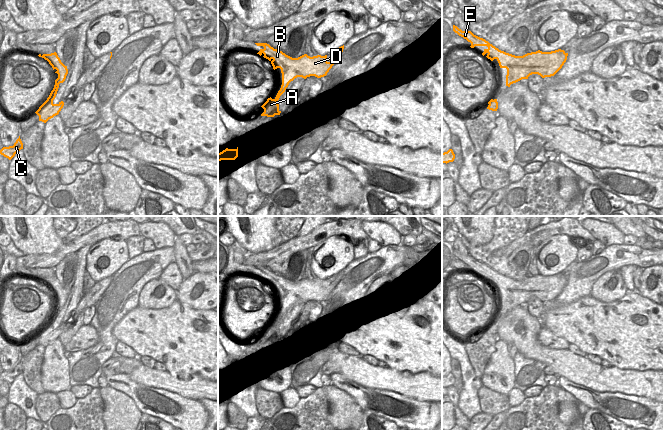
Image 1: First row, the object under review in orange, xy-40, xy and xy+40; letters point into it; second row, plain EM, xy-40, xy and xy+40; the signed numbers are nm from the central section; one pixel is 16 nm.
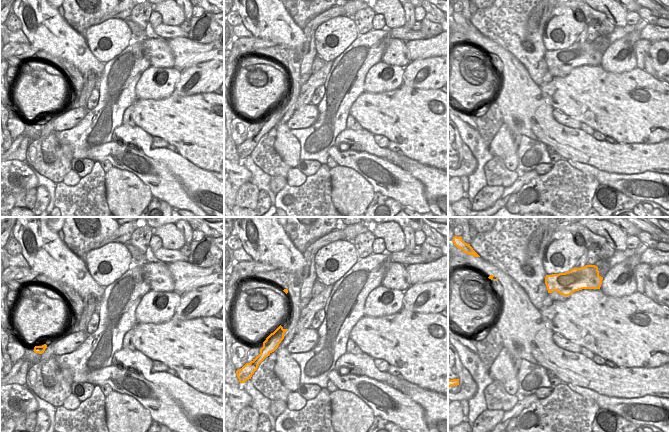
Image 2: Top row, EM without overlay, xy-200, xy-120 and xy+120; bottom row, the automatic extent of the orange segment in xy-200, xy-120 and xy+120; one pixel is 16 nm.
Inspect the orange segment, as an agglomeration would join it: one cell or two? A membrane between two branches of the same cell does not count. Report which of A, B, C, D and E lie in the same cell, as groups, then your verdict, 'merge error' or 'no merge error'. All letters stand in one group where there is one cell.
A C / B D E | merge error

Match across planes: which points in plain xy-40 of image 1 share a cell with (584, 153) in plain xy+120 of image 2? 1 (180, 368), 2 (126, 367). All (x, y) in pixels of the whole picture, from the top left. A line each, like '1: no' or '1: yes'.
1: no
2: no

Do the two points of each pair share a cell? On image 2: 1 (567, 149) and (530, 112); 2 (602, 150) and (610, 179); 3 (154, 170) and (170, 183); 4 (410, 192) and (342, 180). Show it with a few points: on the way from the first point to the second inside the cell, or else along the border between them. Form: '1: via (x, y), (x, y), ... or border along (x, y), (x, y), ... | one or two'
1: via (558, 140), (539, 121) | one
2: border along (586, 163), (608, 172), (631, 174) | two
3: via (158, 174), (166, 182) | one
4: border along (353, 170), (357, 171), (372, 186), (374, 193) | two

